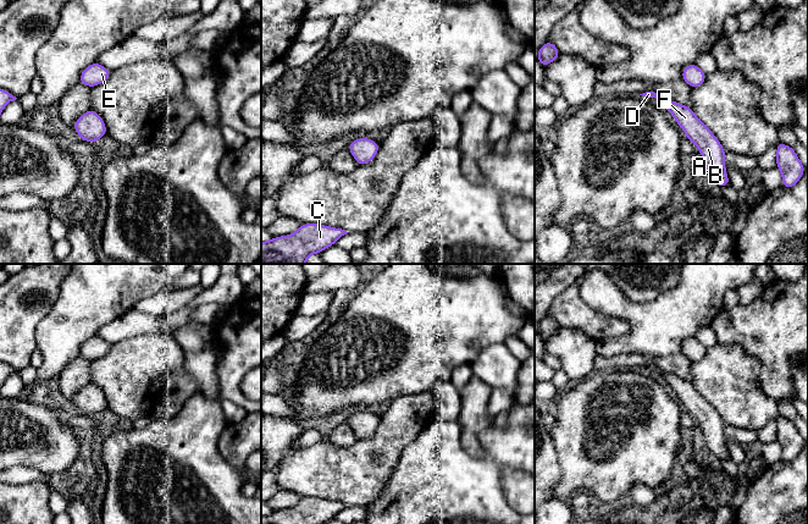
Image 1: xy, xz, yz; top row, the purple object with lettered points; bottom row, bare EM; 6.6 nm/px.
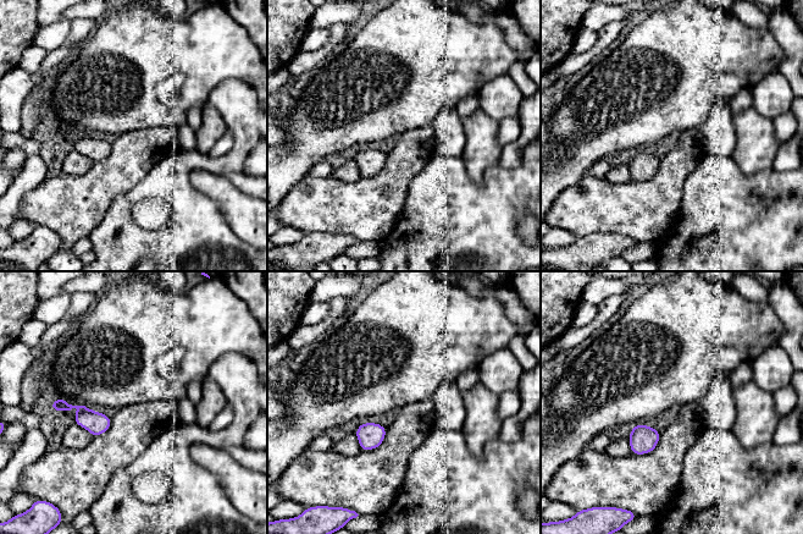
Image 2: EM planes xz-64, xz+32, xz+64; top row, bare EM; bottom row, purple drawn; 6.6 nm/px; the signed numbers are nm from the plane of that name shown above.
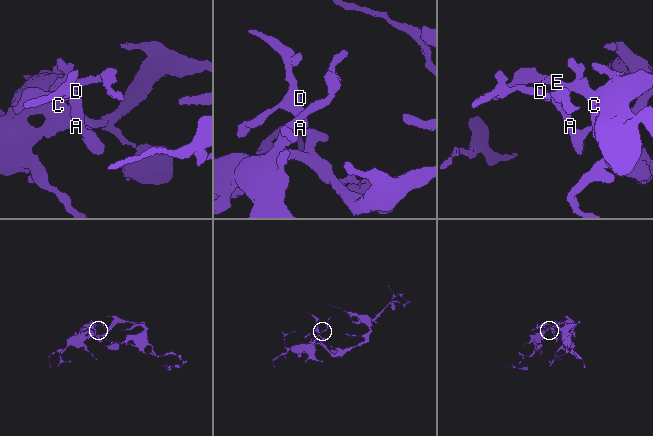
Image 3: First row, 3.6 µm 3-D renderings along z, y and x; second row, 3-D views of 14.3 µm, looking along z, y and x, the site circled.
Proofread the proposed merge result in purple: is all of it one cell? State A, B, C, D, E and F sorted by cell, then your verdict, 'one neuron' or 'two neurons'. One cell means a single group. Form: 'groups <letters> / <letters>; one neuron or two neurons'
groups A B C D E F; one neuron

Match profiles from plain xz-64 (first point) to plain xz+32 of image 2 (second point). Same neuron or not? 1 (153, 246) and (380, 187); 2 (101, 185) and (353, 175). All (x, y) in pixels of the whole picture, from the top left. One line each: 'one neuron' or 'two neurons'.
1: two neurons
2: two neurons

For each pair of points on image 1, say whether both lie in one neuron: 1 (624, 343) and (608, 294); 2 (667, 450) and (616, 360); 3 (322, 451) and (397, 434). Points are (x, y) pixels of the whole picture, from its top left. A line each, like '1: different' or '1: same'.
1: same
2: different
3: same

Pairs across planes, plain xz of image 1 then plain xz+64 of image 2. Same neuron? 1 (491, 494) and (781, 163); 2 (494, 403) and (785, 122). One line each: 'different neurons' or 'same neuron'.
1: different neurons
2: same neuron

